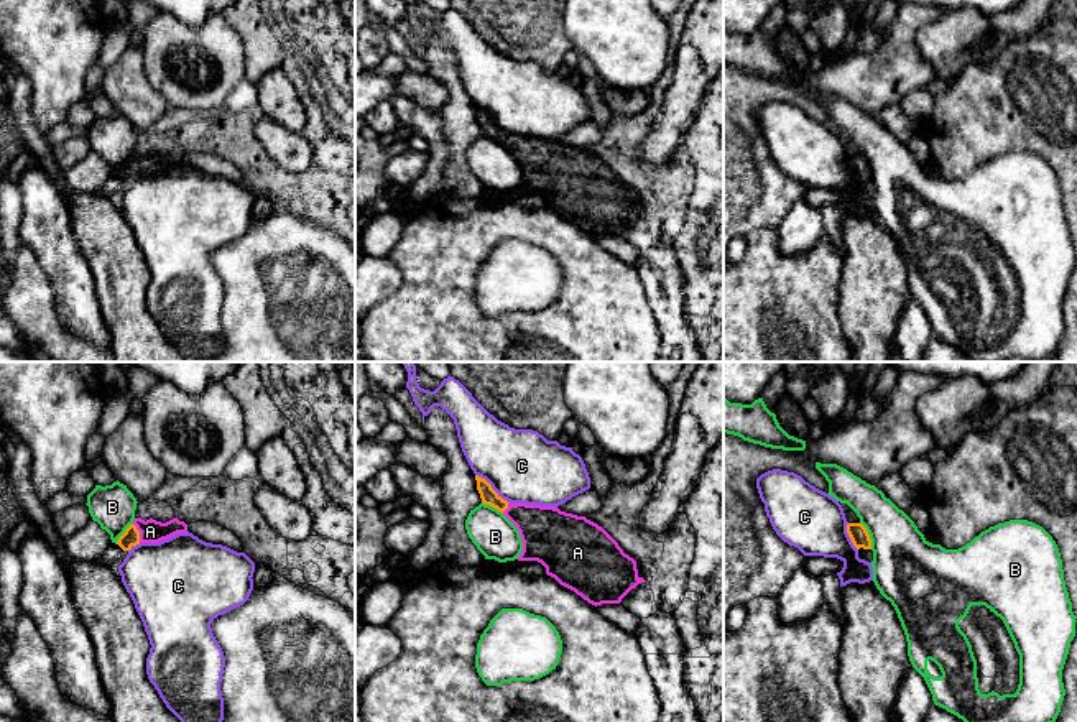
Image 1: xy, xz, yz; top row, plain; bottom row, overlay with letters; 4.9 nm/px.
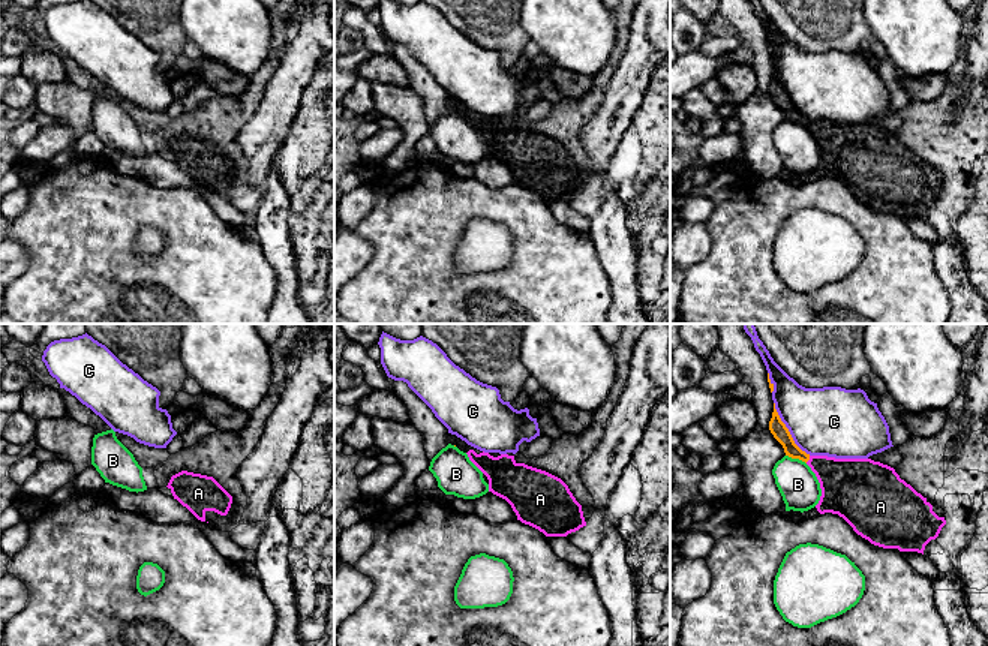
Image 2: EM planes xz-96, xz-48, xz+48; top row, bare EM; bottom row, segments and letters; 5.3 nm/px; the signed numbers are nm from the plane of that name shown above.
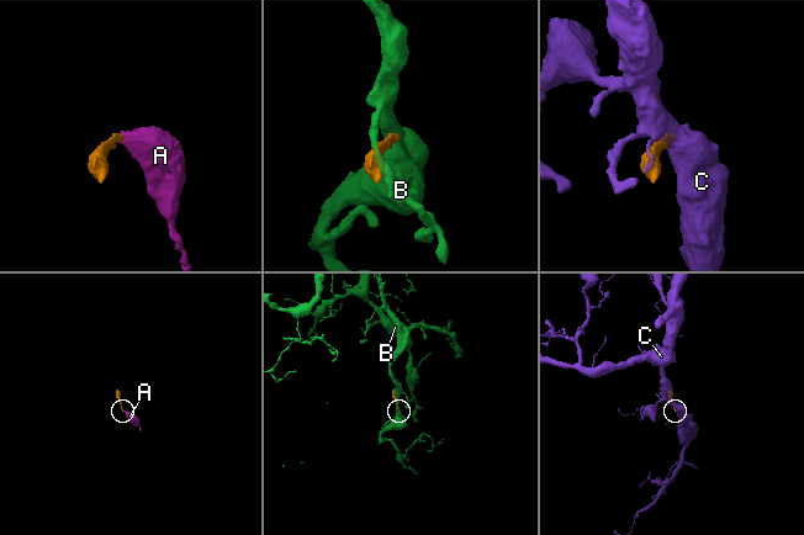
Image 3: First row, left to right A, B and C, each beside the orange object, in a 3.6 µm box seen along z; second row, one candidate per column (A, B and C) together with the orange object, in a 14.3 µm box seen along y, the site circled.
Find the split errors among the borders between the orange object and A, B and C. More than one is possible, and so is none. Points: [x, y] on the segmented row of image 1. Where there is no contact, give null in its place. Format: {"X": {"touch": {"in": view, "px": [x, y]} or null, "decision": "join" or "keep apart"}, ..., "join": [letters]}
{"A": {"touch": {"in": "xy", "px": [138, 533]}, "decision": "join"}, "B": {"touch": {"in": "yz", "px": [868, 535]}, "decision": "keep apart"}, "C": {"touch": {"in": "xz", "px": [490, 487]}, "decision": "keep apart"}, "join": ["A"]}

